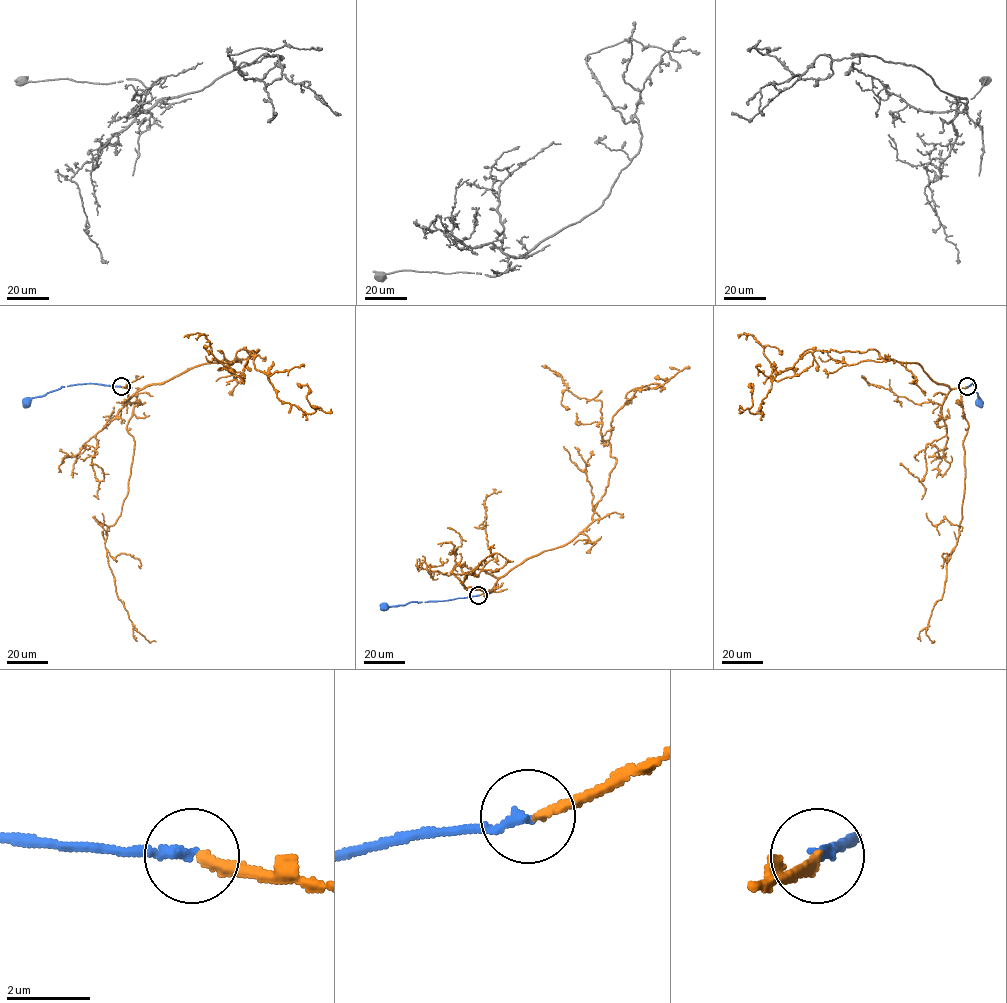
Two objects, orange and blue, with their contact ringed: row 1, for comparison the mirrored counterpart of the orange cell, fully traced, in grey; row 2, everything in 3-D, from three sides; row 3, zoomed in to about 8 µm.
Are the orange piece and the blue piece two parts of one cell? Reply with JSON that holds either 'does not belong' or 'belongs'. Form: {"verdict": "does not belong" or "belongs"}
{"verdict": "belongs"}

